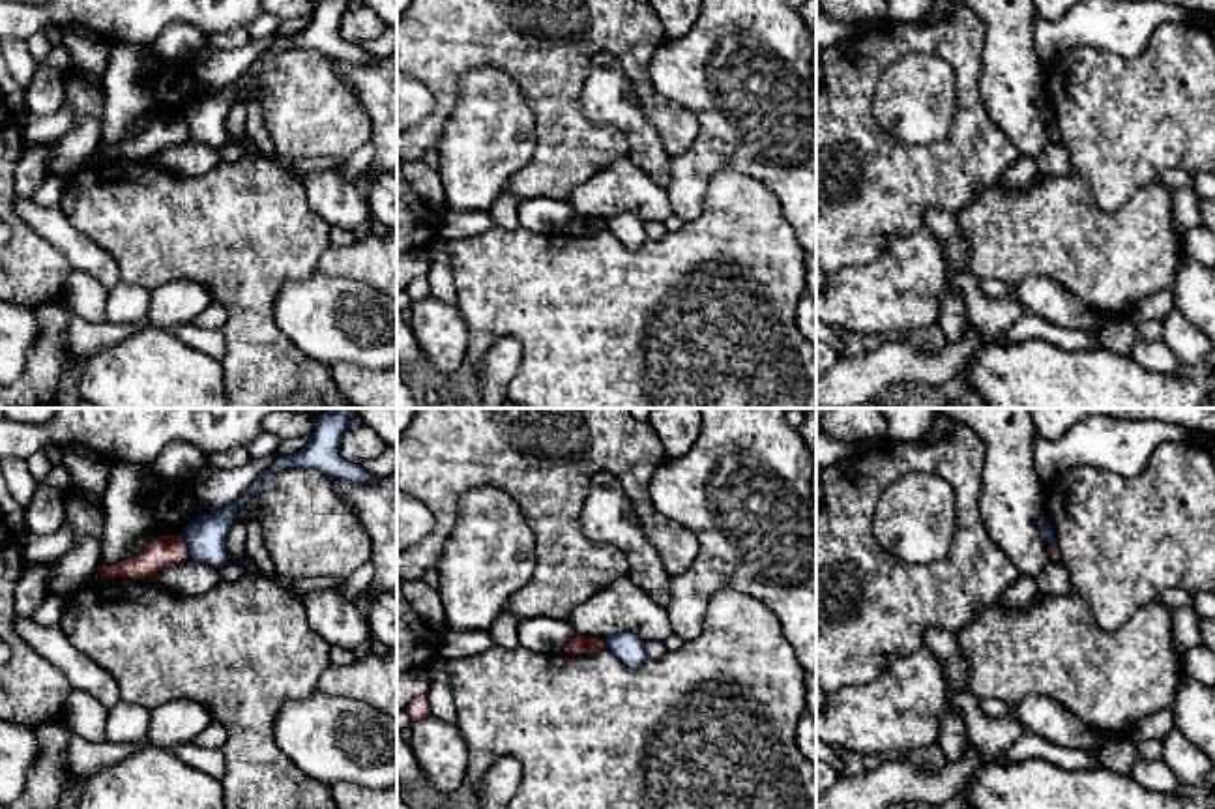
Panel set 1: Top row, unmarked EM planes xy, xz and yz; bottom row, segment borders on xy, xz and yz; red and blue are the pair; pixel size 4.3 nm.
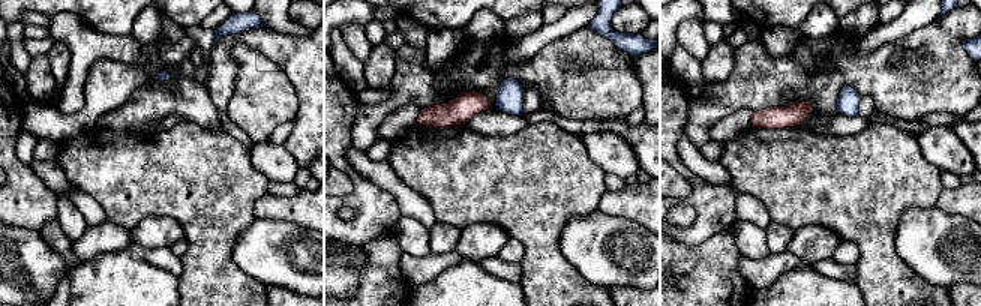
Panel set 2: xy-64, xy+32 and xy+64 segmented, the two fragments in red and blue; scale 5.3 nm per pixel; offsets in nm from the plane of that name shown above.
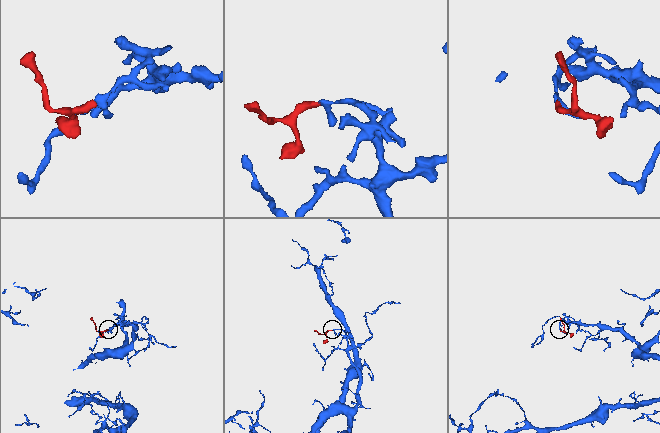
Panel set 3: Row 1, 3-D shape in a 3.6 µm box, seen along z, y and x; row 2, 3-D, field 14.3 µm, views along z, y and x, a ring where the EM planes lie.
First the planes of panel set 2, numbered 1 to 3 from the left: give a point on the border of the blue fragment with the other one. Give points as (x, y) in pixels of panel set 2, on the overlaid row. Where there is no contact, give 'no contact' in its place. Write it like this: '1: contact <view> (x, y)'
1: no contact
2: no contact
3: no contact

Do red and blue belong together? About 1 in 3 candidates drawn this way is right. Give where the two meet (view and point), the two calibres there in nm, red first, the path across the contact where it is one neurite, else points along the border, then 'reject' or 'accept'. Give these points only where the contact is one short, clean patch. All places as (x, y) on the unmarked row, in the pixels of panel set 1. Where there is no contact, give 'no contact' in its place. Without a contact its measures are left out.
xy (186, 126) | 140/180 nm | along xy (180, 115), (191, 137) | reject

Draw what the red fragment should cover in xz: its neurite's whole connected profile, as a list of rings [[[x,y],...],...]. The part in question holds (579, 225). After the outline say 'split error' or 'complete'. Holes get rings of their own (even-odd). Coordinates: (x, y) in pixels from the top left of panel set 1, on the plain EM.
[[[575,215],[569,221],[569,225],[565,227],[564,234],[567,234],[567,236],[593,236],[601,230],[607,230],[605,219]]]; complete

